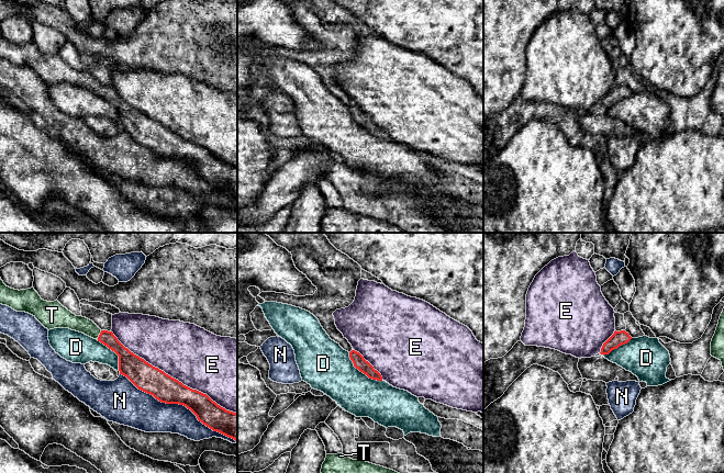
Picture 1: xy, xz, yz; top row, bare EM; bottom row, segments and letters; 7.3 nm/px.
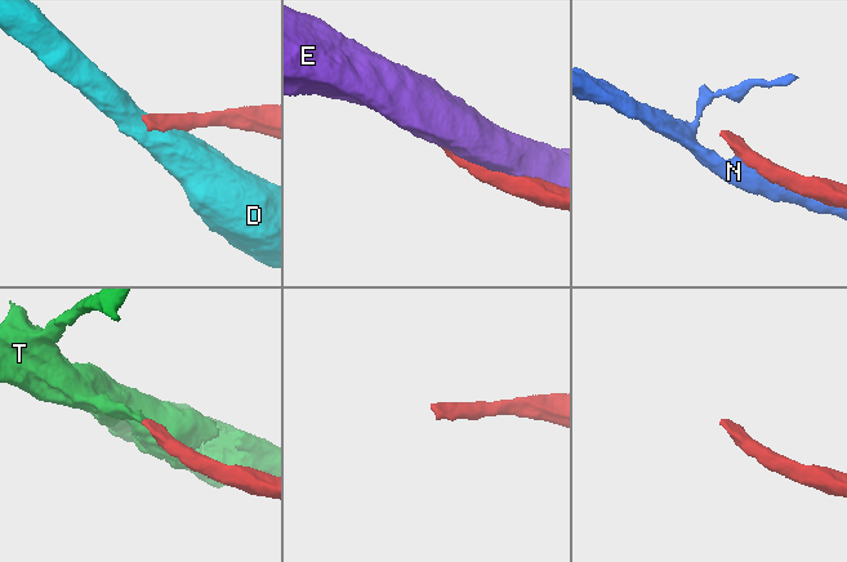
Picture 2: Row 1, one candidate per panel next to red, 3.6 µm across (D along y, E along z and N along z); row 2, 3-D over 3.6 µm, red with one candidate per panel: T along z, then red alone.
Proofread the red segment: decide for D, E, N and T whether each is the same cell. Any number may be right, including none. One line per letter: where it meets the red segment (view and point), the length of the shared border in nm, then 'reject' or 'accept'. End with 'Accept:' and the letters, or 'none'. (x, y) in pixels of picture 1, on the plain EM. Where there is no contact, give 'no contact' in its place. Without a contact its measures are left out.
D: xz (362, 125) | 320 nm | reject
E: xy (173, 132) | 1100 nm | reject
N: xy (179, 158) | 1000 nm | reject
T: xy (99, 89) | 80 nm | accept
Accept: T

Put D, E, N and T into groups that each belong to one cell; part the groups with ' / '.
D / E / N / T

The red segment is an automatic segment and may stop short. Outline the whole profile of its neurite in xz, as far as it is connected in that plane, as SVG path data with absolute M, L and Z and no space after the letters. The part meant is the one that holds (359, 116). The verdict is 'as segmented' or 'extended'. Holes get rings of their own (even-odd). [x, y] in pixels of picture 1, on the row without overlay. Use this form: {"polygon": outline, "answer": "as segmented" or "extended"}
{"polygon": "M352 104L349 106L349 112L354 117L354 121L366 128L369 133L382 135L381 128L375 124L374 121L366 115L359 106Z", "answer": "as segmented"}

